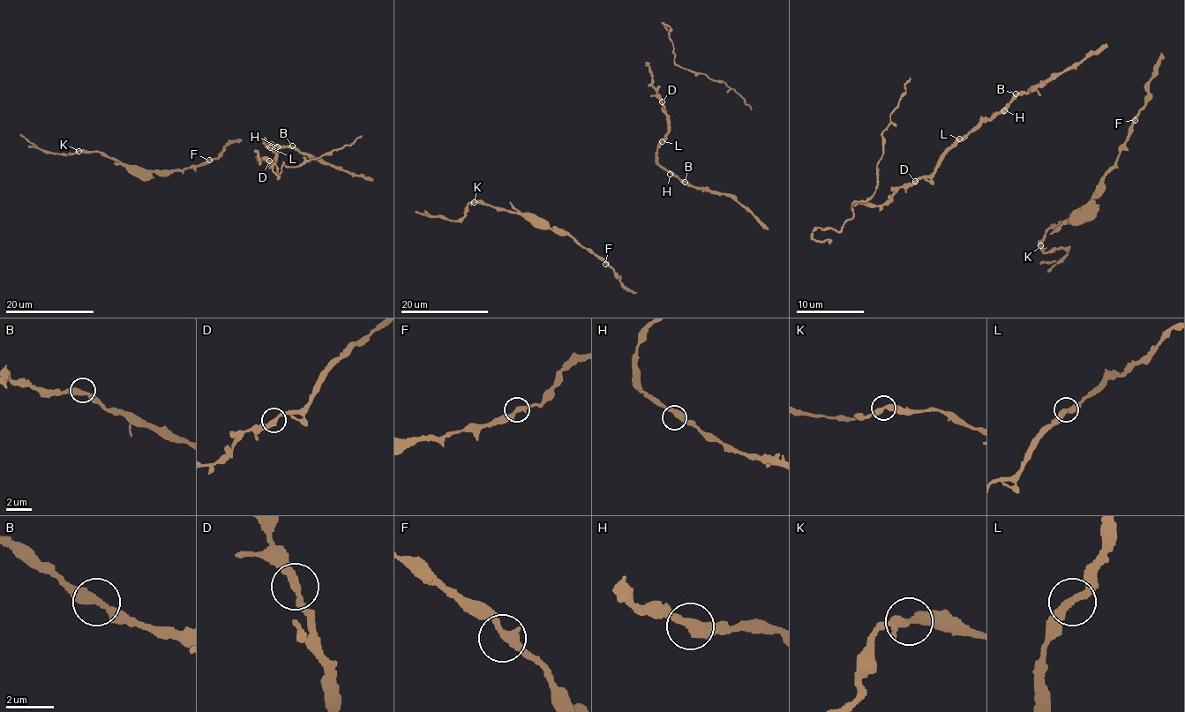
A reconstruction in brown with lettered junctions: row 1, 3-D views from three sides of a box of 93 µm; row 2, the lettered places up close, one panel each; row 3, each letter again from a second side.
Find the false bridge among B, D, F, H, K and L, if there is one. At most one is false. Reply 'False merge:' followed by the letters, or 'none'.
False merge: none

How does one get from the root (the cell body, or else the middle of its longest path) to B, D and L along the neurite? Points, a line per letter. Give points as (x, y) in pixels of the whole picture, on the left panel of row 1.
B: (277, 146), (292, 146)
D: (277, 146), (266, 140), (265, 146), (275, 153), (276, 161), (272, 163), (269, 161)
L: (277, 146), (266, 140), (265, 145), (270, 147)

